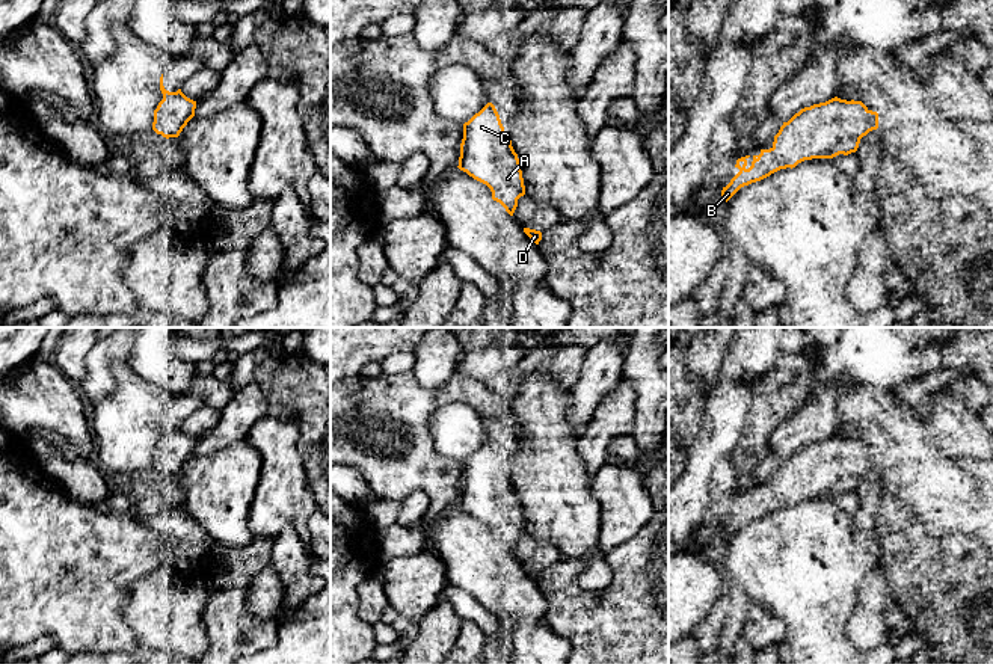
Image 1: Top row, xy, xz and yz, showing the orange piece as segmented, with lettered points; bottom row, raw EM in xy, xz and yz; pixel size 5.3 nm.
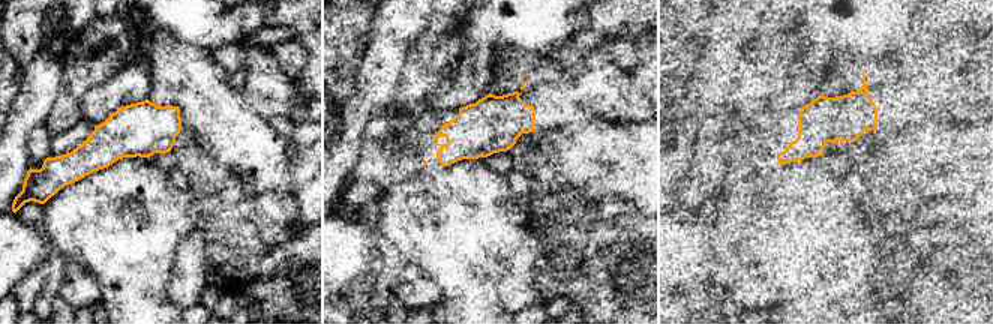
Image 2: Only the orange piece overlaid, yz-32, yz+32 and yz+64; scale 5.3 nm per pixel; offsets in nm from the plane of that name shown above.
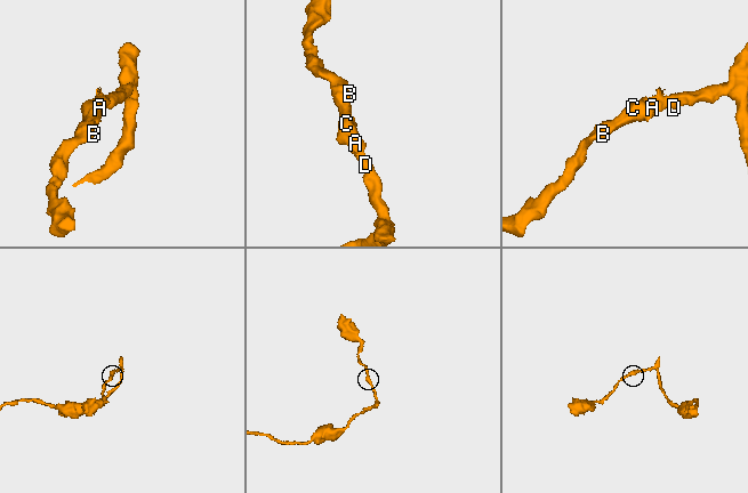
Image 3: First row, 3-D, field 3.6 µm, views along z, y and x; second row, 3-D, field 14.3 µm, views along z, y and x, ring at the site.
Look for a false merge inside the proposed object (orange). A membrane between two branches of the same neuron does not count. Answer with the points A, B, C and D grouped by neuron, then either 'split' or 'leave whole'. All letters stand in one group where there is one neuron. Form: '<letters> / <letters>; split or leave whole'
A B C D; leave whole

